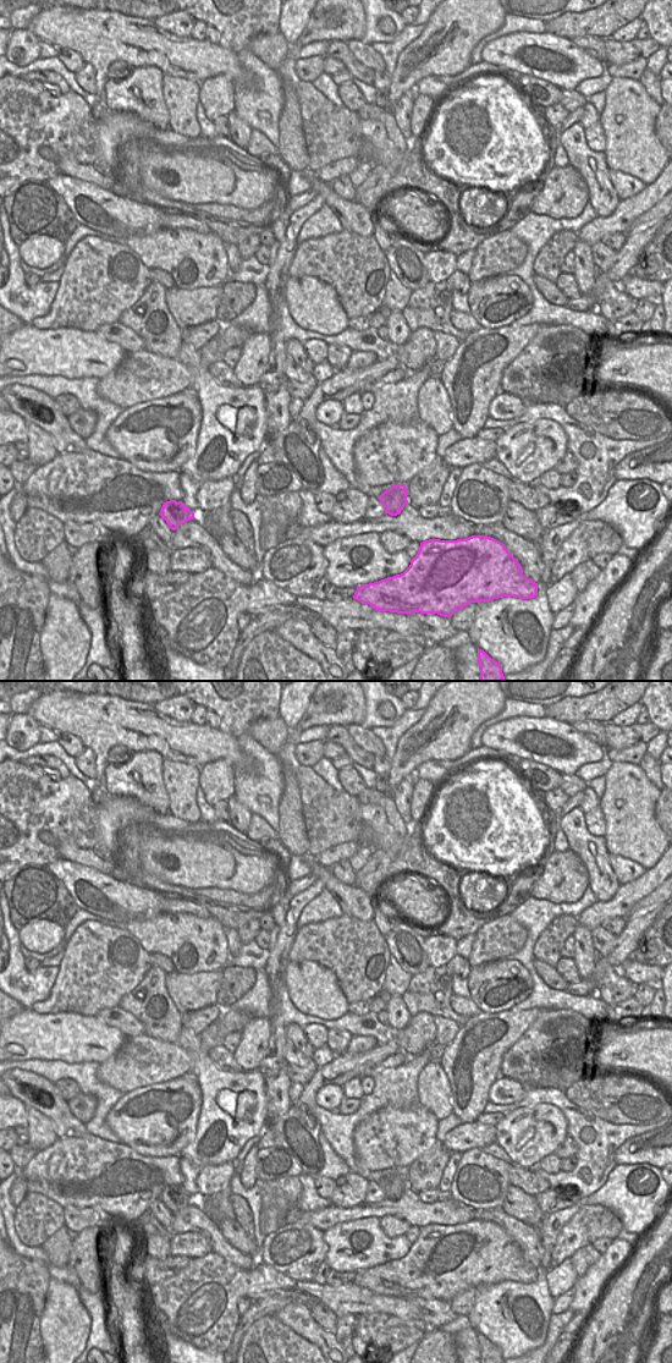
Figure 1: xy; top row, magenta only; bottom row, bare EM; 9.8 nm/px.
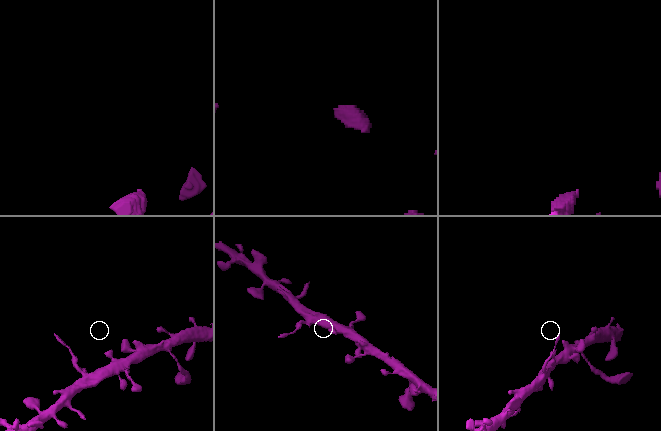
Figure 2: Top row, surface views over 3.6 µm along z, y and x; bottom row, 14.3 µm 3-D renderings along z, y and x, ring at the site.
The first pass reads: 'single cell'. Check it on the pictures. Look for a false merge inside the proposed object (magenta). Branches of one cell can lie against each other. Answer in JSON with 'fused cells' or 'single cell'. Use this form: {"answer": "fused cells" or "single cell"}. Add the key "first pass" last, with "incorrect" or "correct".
{"answer": "fused cells", "first pass": "incorrect"}

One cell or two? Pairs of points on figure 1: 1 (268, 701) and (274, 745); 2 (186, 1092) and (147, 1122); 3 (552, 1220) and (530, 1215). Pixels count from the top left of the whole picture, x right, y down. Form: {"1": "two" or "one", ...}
{"1": "two", "2": "one", "3": "two"}

